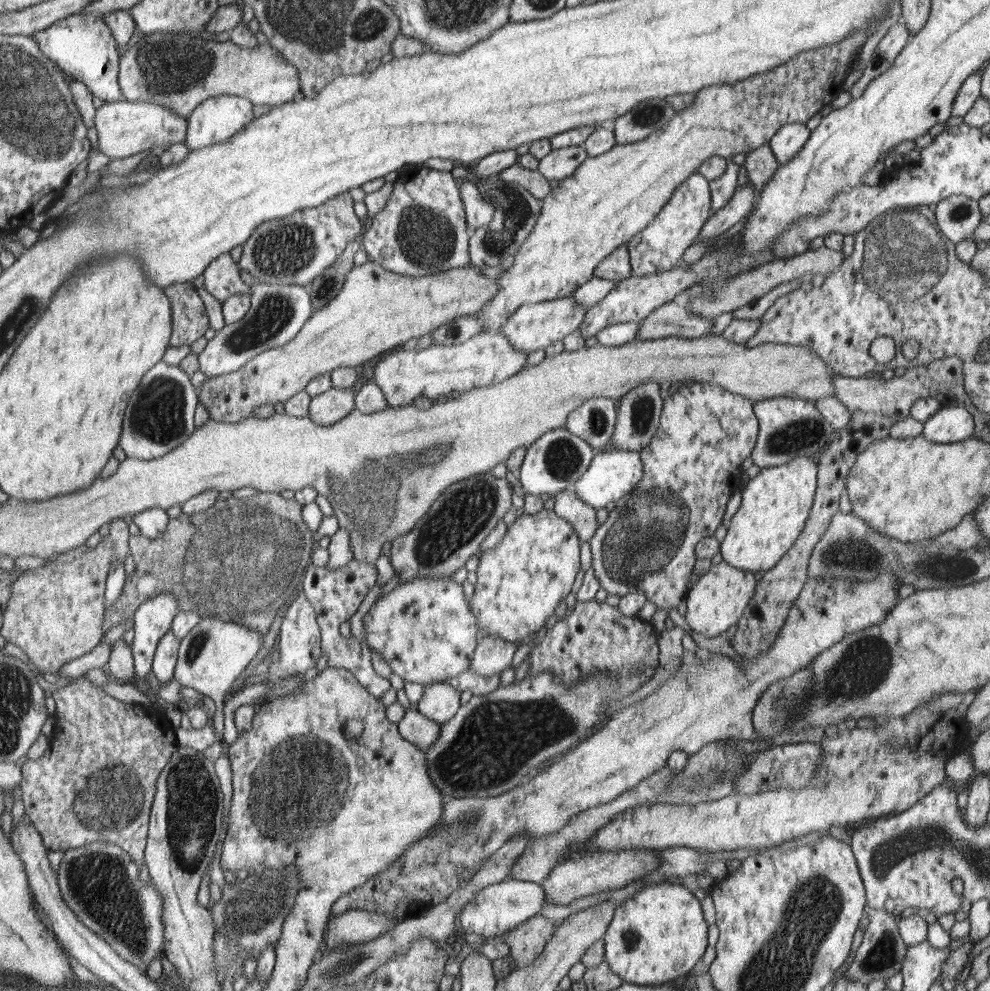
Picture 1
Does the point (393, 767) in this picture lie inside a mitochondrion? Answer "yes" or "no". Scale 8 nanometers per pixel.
no

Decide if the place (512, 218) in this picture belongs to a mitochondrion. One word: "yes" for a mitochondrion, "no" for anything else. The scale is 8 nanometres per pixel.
yes

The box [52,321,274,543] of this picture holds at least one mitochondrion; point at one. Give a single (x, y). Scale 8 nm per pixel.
(158, 411)

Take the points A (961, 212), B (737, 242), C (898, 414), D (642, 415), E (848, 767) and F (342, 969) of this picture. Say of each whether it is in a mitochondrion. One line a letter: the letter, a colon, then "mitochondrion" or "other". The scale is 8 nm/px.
A: mitochondrion
B: other
C: other
D: mitochondrion
E: mitochondrion
F: mitochondrion

